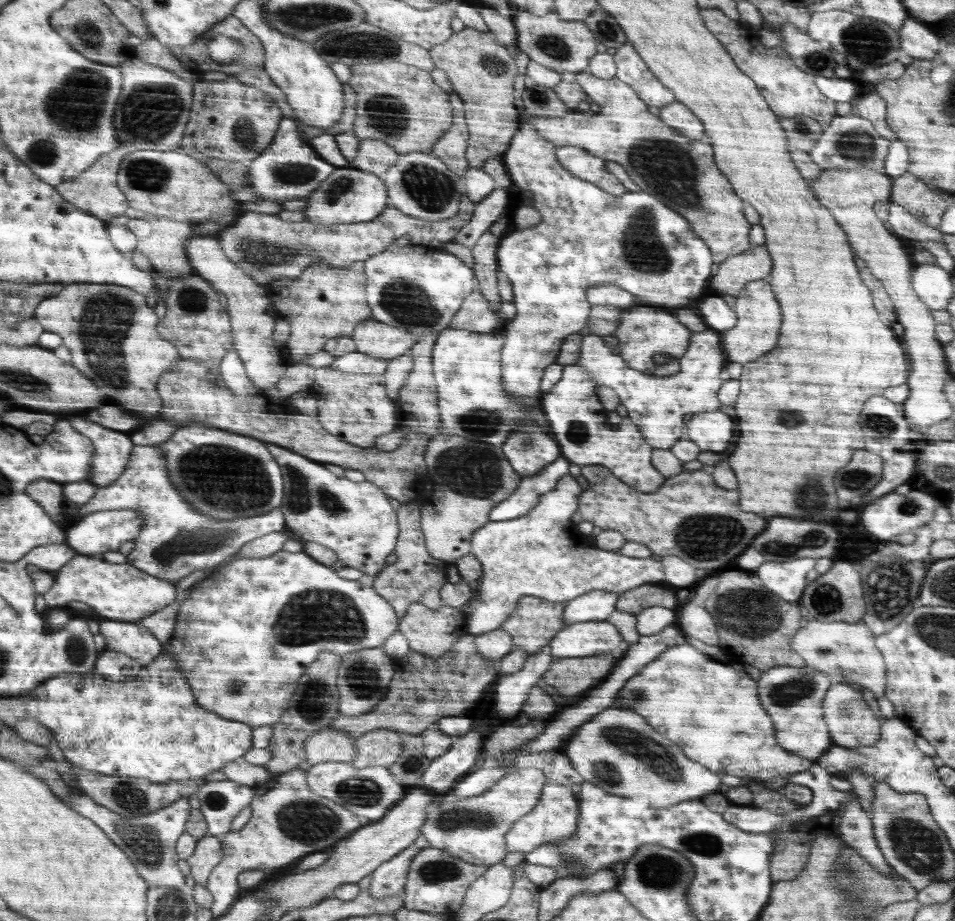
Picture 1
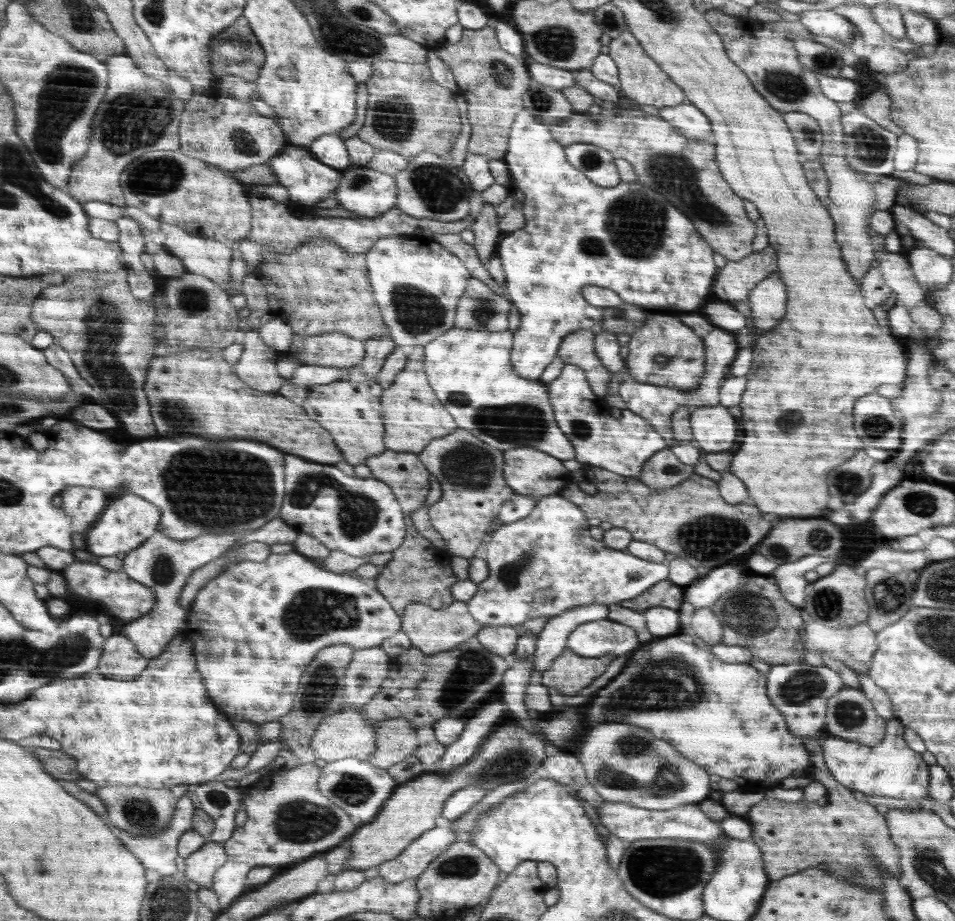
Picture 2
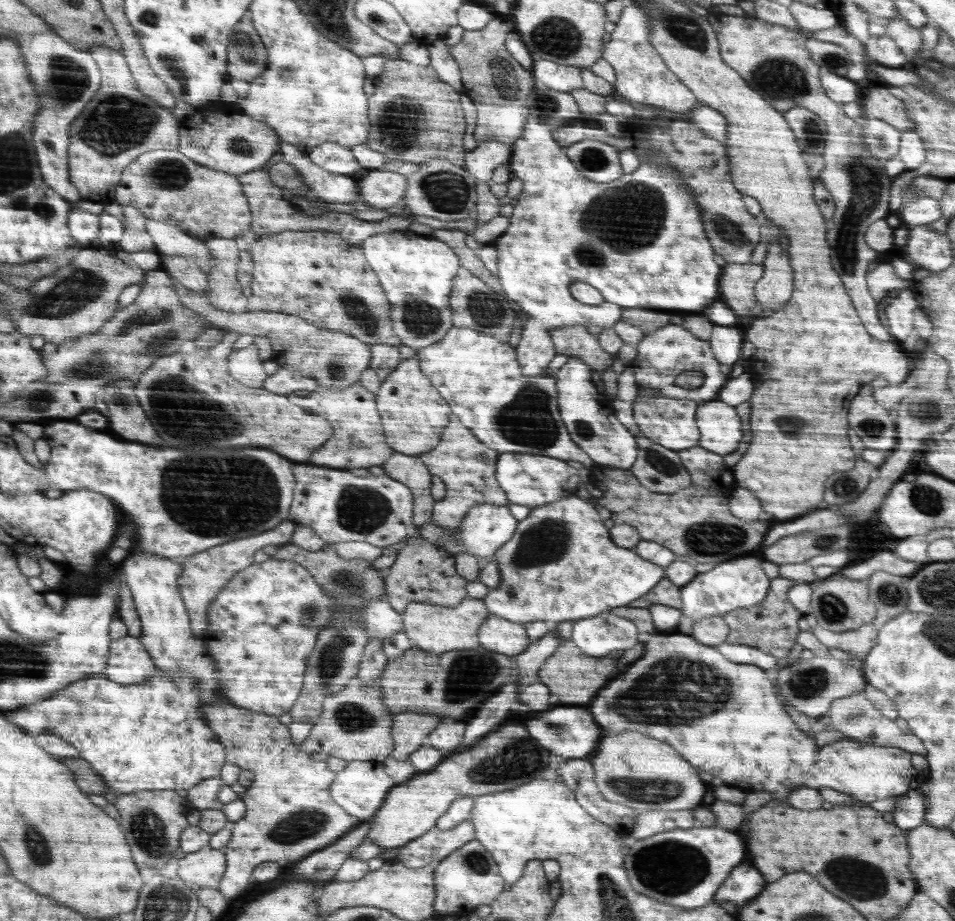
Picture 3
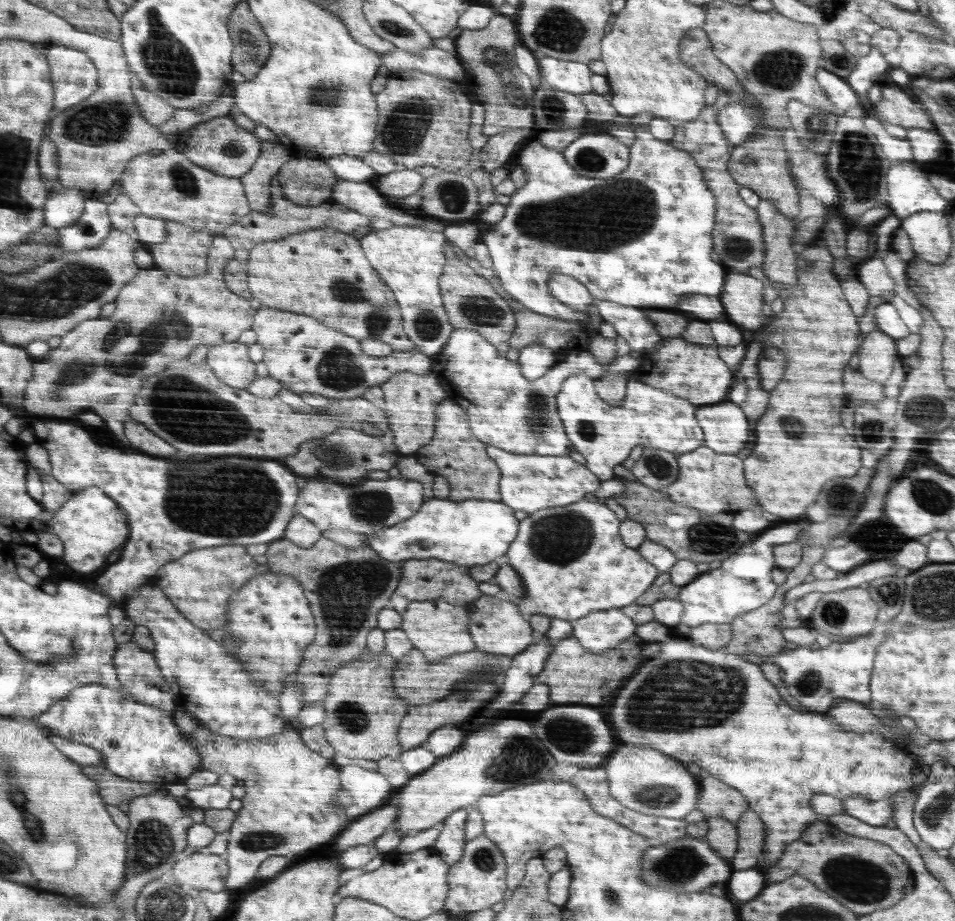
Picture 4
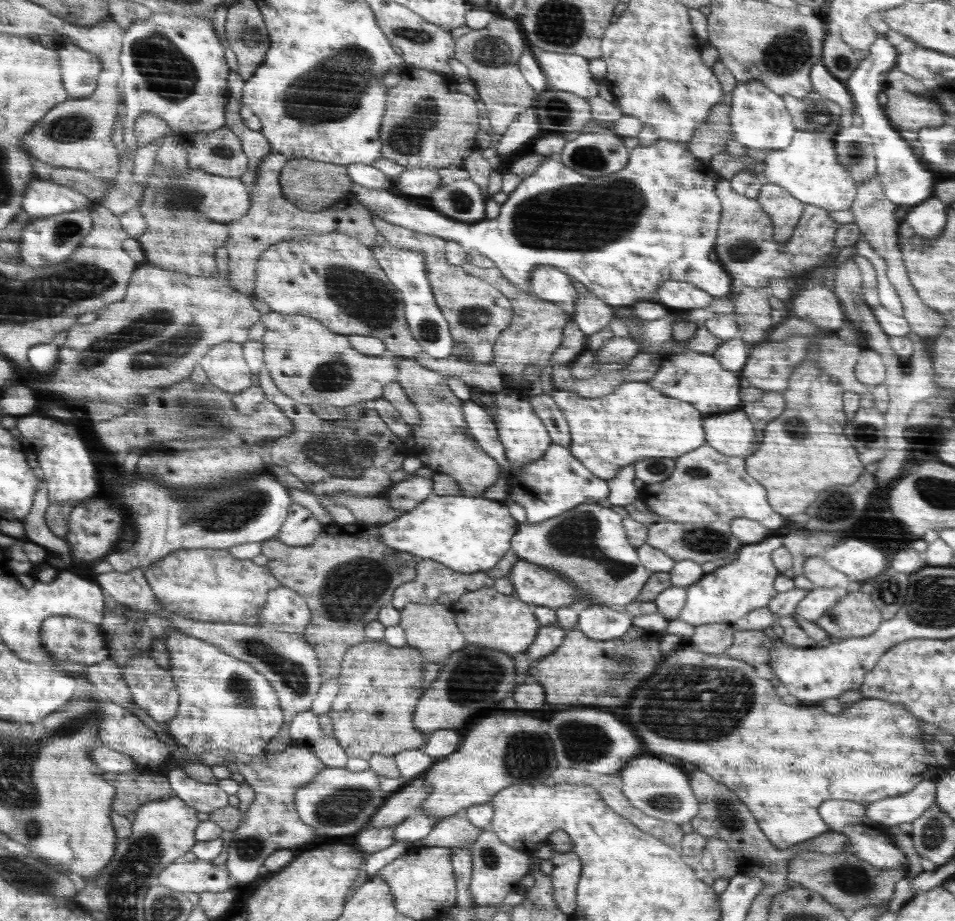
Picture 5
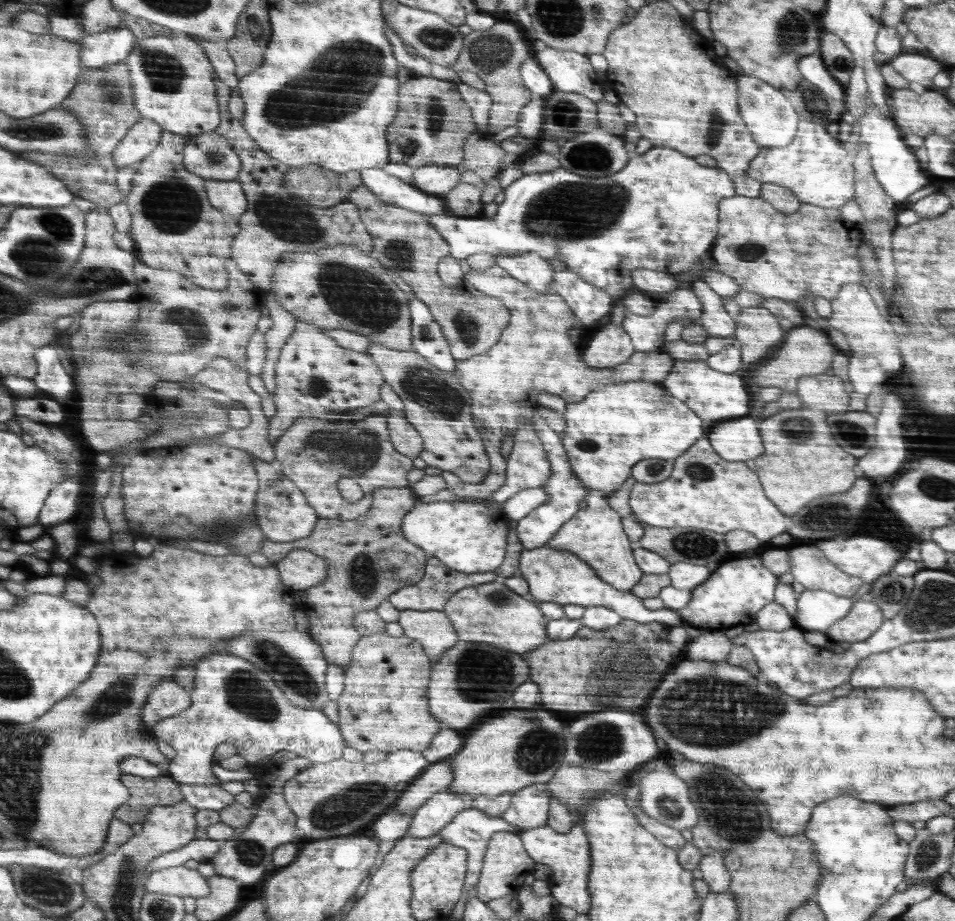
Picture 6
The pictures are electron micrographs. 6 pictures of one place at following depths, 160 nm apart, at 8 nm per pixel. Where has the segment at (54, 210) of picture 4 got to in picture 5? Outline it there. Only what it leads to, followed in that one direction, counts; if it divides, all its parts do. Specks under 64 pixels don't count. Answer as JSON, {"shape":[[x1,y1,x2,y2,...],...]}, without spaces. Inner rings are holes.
{"shape":[[34,179,25,192,24,204,30,216,54,216,74,212,93,203,72,187,48,179]]}

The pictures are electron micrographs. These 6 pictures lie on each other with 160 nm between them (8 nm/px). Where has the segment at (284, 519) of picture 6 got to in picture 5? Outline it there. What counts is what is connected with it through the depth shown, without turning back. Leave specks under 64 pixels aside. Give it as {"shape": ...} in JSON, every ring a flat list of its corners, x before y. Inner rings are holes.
{"shape":[[293,503,280,534,275,538,289,546,310,546,325,530,308,508]]}

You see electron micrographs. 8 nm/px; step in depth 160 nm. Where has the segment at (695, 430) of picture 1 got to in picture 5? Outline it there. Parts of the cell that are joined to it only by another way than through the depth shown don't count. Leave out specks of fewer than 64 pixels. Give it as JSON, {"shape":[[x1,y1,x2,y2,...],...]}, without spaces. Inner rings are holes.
{"shape":[[743,410,706,415,704,422,706,442,726,456,750,456,754,454,756,434,752,422]]}

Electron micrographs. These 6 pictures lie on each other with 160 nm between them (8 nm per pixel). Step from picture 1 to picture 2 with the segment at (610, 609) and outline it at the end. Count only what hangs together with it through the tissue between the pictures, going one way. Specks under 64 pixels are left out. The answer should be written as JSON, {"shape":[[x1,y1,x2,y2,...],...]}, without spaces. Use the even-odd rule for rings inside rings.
{"shape":[[590,604,550,617,545,628,537,634,535,653,532,654,533,672,544,672,562,654,570,633,578,626,590,621,606,619,609,606]]}

